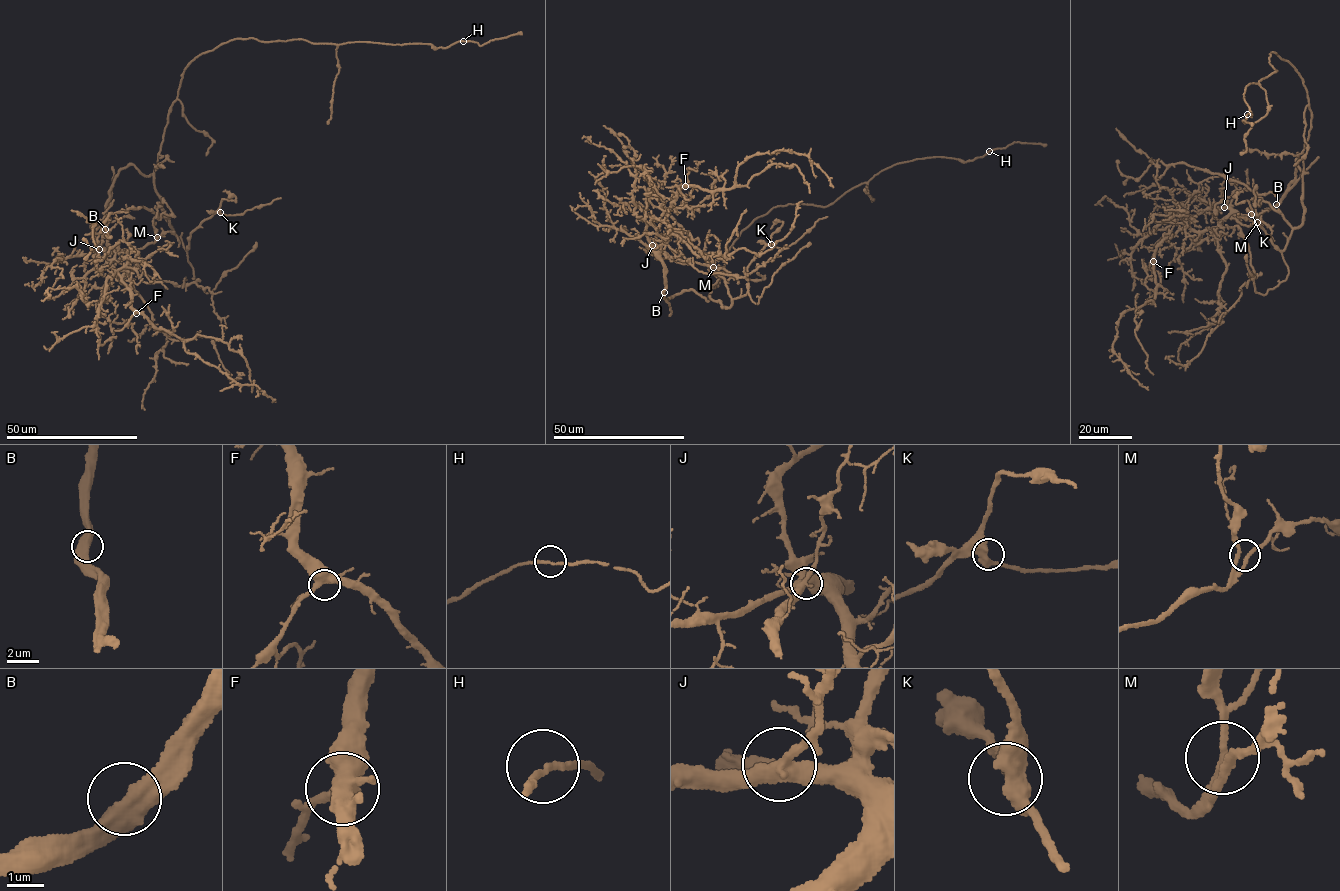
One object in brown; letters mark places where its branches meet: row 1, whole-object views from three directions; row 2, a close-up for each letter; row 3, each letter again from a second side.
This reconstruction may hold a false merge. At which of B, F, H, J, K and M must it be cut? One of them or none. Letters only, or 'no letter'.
no letter

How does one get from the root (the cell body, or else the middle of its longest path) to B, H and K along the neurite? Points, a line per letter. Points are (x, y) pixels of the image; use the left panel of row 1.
B: (157, 158), (154, 172), (148, 176), (133, 165), (119, 171), (106, 203), (105, 229)
H: (157, 158), (184, 69), (228, 41), (298, 39), (444, 48), (463, 41)
K: (157, 158), (154, 189), (161, 200), (165, 219), (186, 250), (190, 233), (203, 221), (220, 212)

